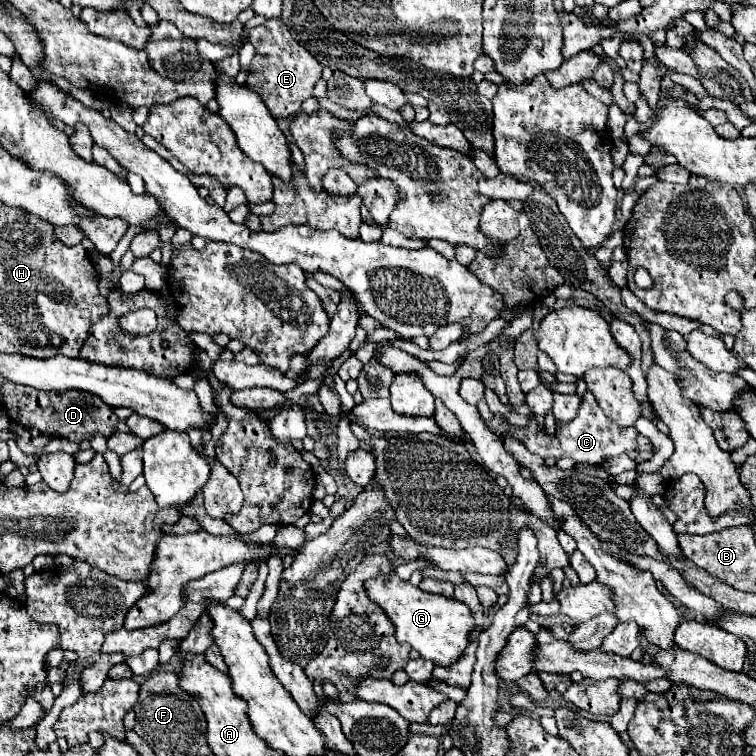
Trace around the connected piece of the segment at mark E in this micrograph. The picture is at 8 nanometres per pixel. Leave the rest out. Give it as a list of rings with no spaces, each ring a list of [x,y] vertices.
[[[271,19],[265,21],[265,25],[253,27],[249,31],[249,43],[255,47],[255,57],[249,65],[247,87],[259,93],[275,119],[299,113],[301,103],[311,97],[315,83],[321,79],[319,61],[291,37],[281,19]]]

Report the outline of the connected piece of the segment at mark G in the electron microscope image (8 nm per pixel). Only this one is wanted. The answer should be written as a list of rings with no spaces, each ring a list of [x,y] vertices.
[[[395,573],[391,577],[379,575],[375,579],[369,579],[365,583],[365,589],[371,601],[379,601],[379,607],[395,623],[395,639],[399,643],[409,643],[423,659],[429,659],[441,667],[449,667],[463,657],[469,643],[469,635],[475,631],[471,609],[465,603],[439,595],[429,595],[419,587],[401,581]]]

